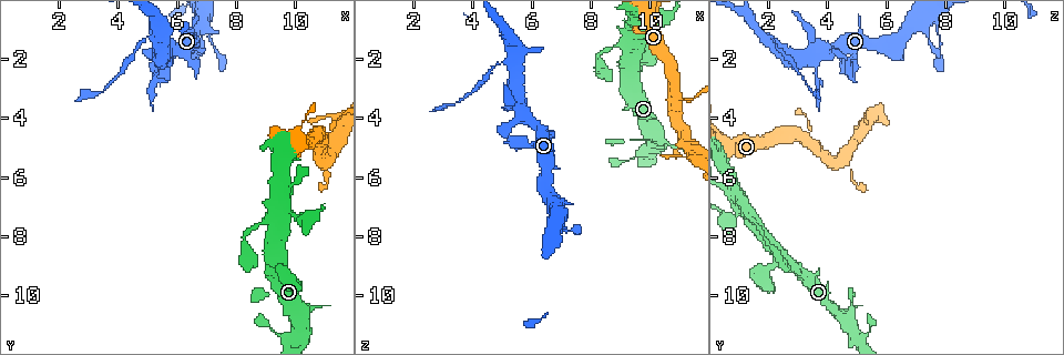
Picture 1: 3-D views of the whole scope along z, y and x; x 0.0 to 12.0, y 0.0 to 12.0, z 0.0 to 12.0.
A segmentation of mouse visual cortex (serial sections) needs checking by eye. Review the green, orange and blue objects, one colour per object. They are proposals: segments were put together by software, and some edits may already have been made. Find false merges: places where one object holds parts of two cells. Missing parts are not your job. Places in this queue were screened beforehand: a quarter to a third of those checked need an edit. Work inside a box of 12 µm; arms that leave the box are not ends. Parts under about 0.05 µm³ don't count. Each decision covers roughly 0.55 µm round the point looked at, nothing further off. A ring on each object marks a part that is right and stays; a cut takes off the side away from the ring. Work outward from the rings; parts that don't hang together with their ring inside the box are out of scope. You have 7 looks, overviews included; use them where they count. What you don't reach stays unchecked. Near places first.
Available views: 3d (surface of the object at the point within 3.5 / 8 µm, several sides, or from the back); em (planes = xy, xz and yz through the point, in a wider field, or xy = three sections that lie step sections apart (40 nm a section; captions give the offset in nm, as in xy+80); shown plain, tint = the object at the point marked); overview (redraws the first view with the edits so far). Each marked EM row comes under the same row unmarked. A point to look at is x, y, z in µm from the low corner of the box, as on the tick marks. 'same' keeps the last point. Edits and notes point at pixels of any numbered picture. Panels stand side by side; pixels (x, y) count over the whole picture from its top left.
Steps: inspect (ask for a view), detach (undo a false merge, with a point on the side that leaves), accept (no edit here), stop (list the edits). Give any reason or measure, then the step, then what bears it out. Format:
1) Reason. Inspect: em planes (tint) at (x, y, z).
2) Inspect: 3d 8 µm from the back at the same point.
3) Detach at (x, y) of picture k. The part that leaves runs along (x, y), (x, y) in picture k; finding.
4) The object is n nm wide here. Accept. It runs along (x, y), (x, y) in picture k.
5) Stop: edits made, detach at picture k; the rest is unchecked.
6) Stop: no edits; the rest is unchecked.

Two arms in line, one across. Inspect: 3d 3.5 µm at (5.3, 1.4, 2.2).

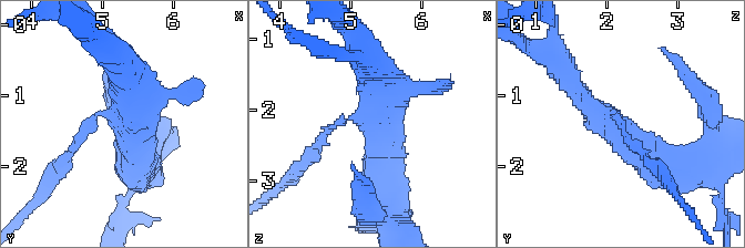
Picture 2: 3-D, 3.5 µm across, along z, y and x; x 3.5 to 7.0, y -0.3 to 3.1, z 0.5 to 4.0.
Detach at (323, 141) of picture 2. The part that leaves runs along (342, 120), (287, 178) in picture 2; two cells meet here.

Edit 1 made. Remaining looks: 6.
Thin arm on a thick one. Inspect: 3d 3.5 µm at (10.8, 4.7, 3.2).

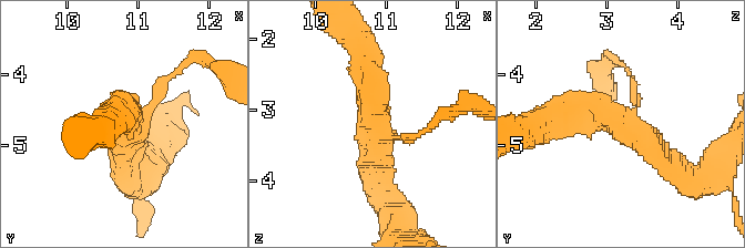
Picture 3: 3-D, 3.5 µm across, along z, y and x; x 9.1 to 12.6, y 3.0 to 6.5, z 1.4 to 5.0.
Accept. Continuous, no second cell.

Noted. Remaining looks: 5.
Sharp bend. Inspect: 3d 8 µm from the back at (9.6, 7.1, 1.3).

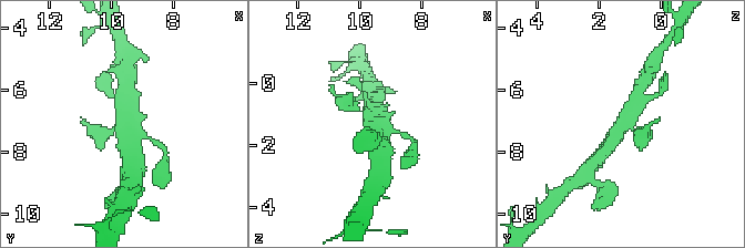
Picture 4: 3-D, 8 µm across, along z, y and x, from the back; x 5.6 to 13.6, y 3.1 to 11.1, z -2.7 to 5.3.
Inspect: 3d 3.5 µm at (9.6, 7.2, 1.2).

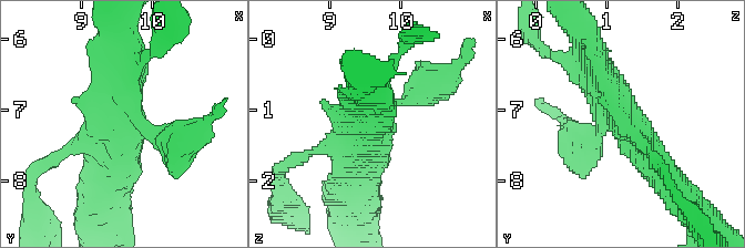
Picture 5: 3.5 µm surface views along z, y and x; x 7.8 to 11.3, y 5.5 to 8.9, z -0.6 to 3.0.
Need the tissue. Inspect: em xy step 2 (tint) at (9.60, 7.15, 1.30).

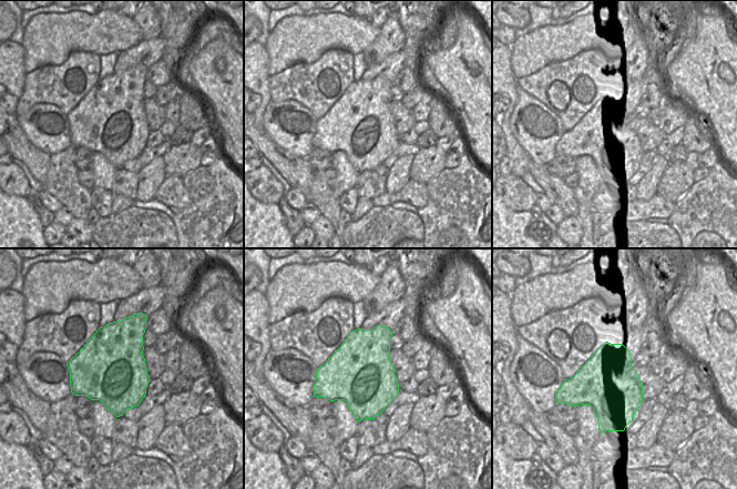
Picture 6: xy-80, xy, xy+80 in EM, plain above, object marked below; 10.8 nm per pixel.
Accept. It runs along (667, 179), (639, 145), (591, 54) in picture 5; continuous, no second cell.

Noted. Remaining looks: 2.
Stop: edits made, detach at picture 2; the rest is unchecked.

